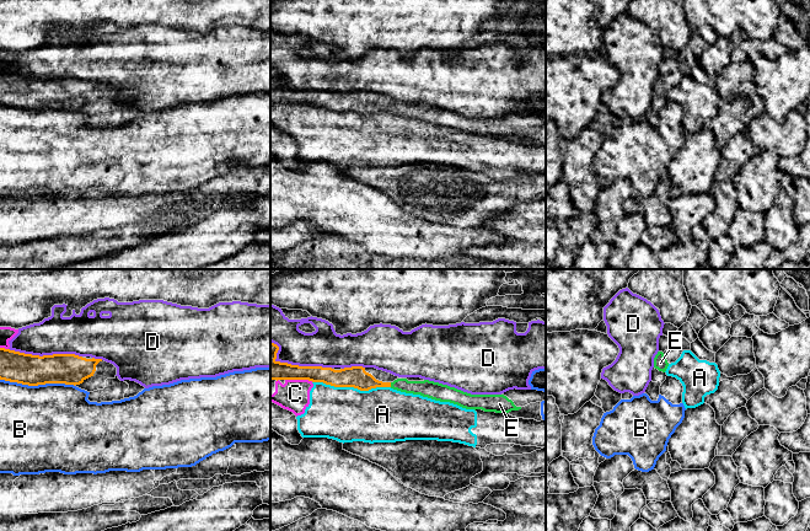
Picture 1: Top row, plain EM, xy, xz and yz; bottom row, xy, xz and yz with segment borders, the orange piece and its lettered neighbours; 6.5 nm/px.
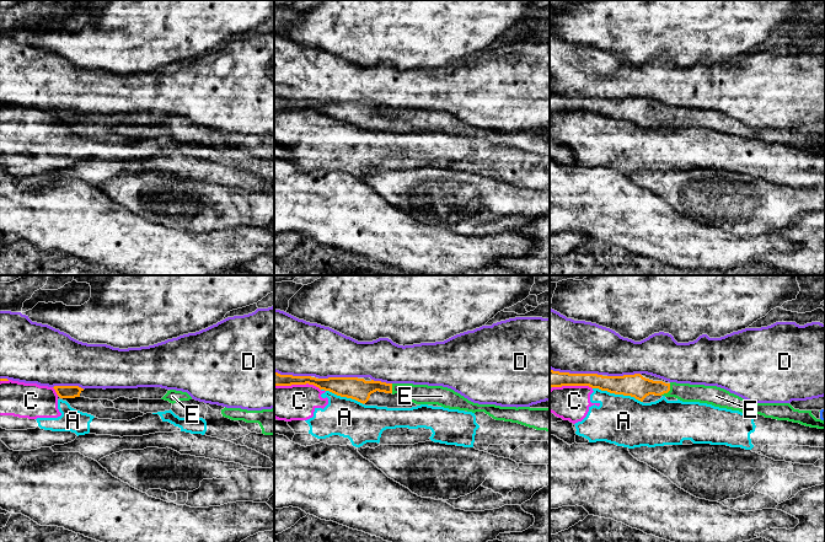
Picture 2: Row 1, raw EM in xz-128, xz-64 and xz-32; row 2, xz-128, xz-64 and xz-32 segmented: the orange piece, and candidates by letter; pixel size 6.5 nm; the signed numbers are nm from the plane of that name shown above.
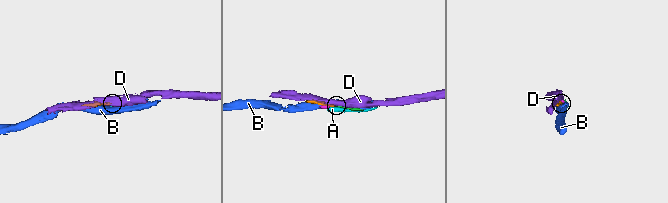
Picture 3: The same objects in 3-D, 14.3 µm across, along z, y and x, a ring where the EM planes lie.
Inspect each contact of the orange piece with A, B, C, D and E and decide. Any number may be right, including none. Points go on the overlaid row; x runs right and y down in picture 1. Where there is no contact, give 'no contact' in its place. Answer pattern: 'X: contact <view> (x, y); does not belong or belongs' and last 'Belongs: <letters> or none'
A: contact xz (352, 386); does not belong
B: contact xy (37, 385); does not belong
C: contact xz (299, 379); does not belong
D: contact xz (294, 365); does not belong
E: contact xz (390, 385); belongs
Belongs: E

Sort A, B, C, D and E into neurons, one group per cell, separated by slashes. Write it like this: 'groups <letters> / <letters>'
groups A C / B / D / E

